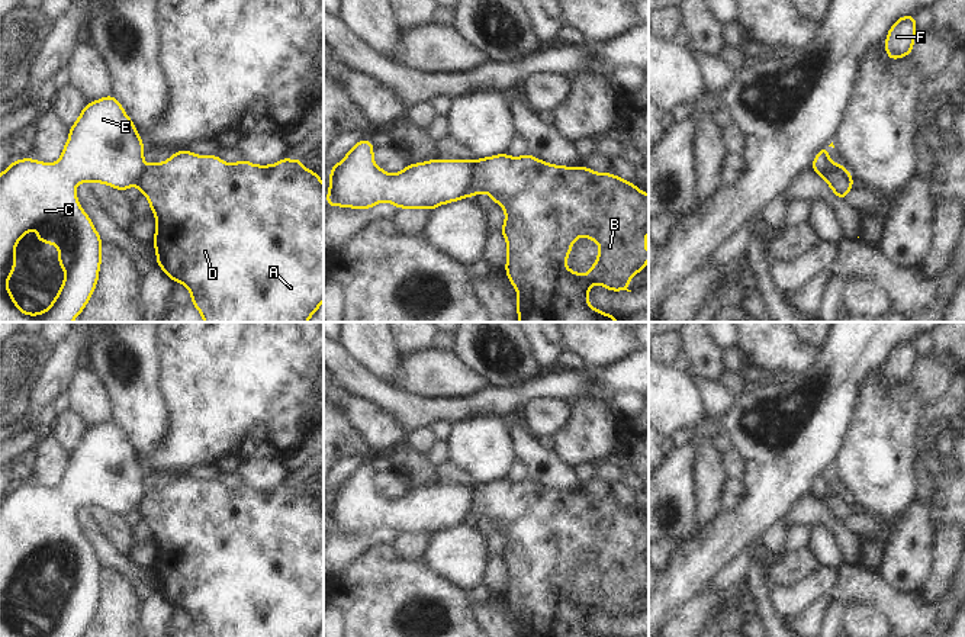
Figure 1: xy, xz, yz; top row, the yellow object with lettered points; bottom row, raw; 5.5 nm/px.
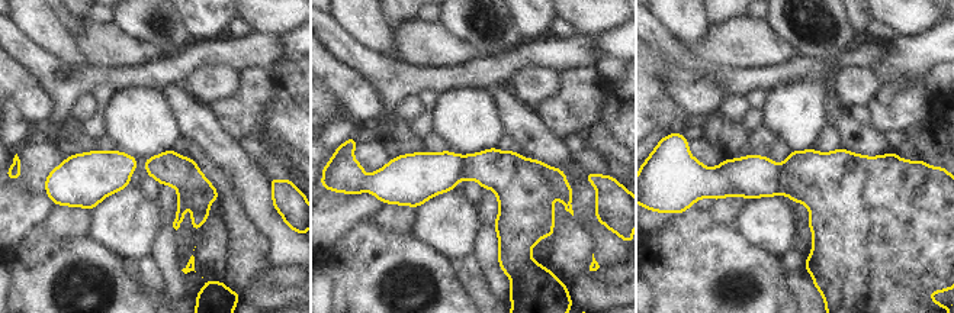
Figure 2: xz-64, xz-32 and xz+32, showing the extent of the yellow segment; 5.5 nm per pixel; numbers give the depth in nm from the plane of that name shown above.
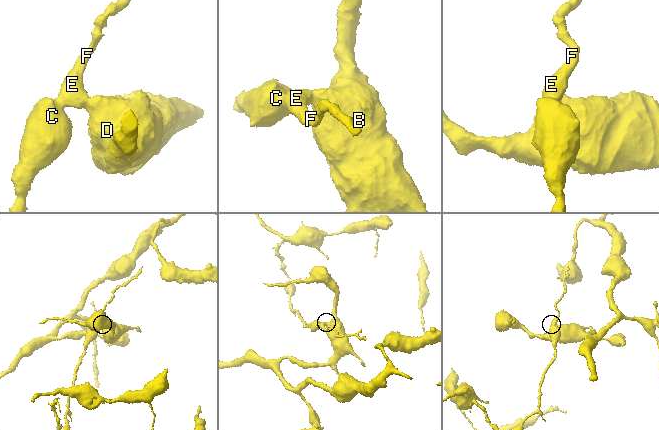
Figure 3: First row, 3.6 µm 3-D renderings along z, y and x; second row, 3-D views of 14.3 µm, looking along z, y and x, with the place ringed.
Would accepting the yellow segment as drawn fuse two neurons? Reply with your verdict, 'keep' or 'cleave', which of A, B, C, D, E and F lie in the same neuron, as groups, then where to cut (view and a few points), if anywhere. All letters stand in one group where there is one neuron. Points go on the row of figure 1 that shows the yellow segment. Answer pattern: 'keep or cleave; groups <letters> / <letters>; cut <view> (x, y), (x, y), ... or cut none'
cleave; groups A B D / C E F; cut xz (473, 161), (469, 195)

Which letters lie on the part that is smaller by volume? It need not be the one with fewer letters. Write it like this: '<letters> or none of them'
C, E, F

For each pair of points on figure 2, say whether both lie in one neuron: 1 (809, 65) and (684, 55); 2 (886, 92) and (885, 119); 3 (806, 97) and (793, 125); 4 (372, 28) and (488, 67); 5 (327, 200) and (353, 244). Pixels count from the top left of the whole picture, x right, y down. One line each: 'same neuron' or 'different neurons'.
1: same neuron
2: same neuron
3: same neuron
4: different neurons
5: different neurons

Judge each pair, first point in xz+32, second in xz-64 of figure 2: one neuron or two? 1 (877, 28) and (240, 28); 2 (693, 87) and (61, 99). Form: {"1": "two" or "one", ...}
{"1": "one", "2": "two"}

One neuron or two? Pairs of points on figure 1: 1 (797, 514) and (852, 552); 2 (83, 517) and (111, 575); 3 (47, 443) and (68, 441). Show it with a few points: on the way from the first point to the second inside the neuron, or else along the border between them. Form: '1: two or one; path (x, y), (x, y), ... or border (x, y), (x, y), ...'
1: one; path (811, 514), (820, 514), (843, 537)
2: two; border (102, 565), (112, 566), (132, 584)
3: two; border (48, 431), (68, 453)

